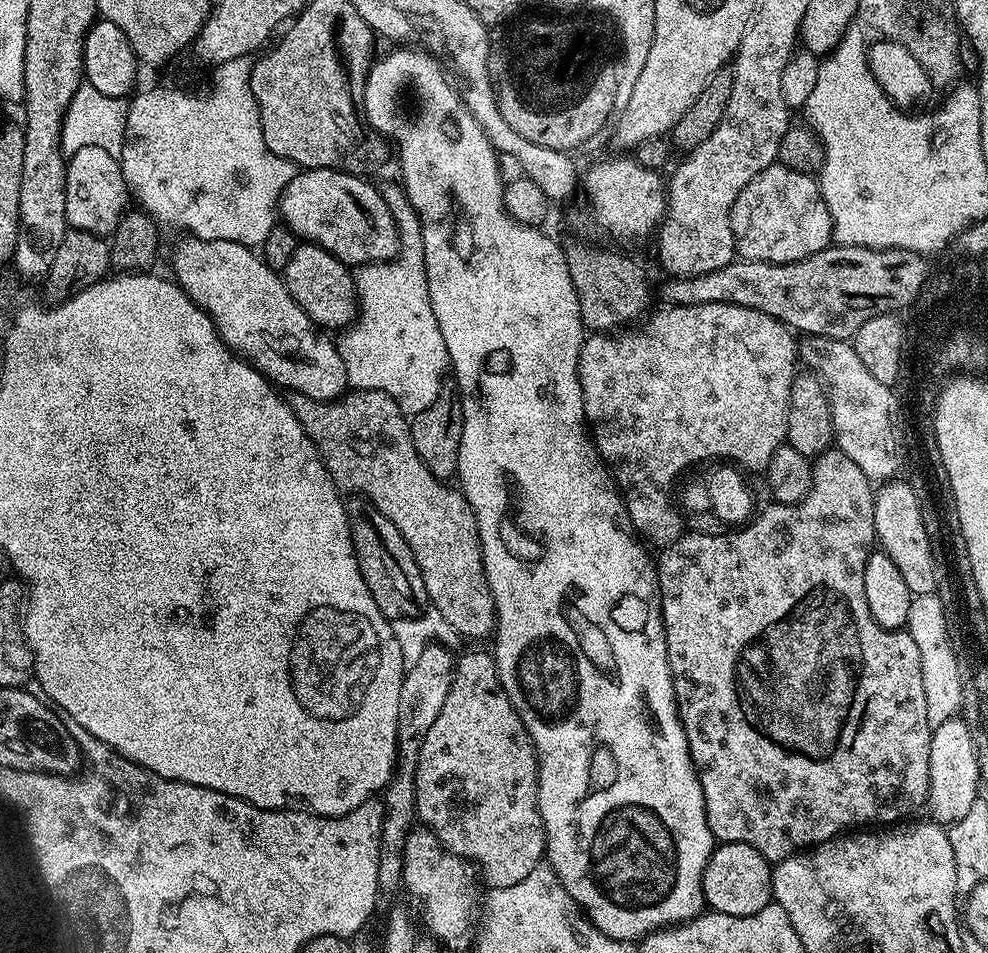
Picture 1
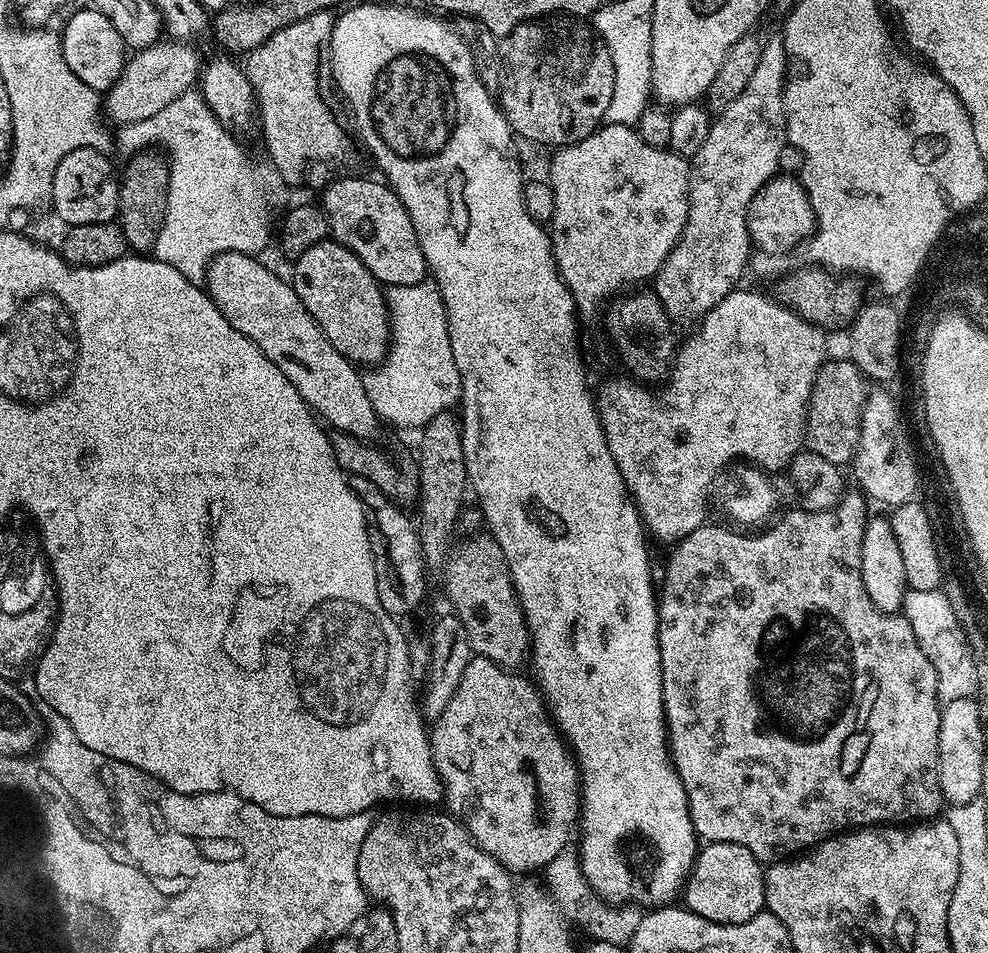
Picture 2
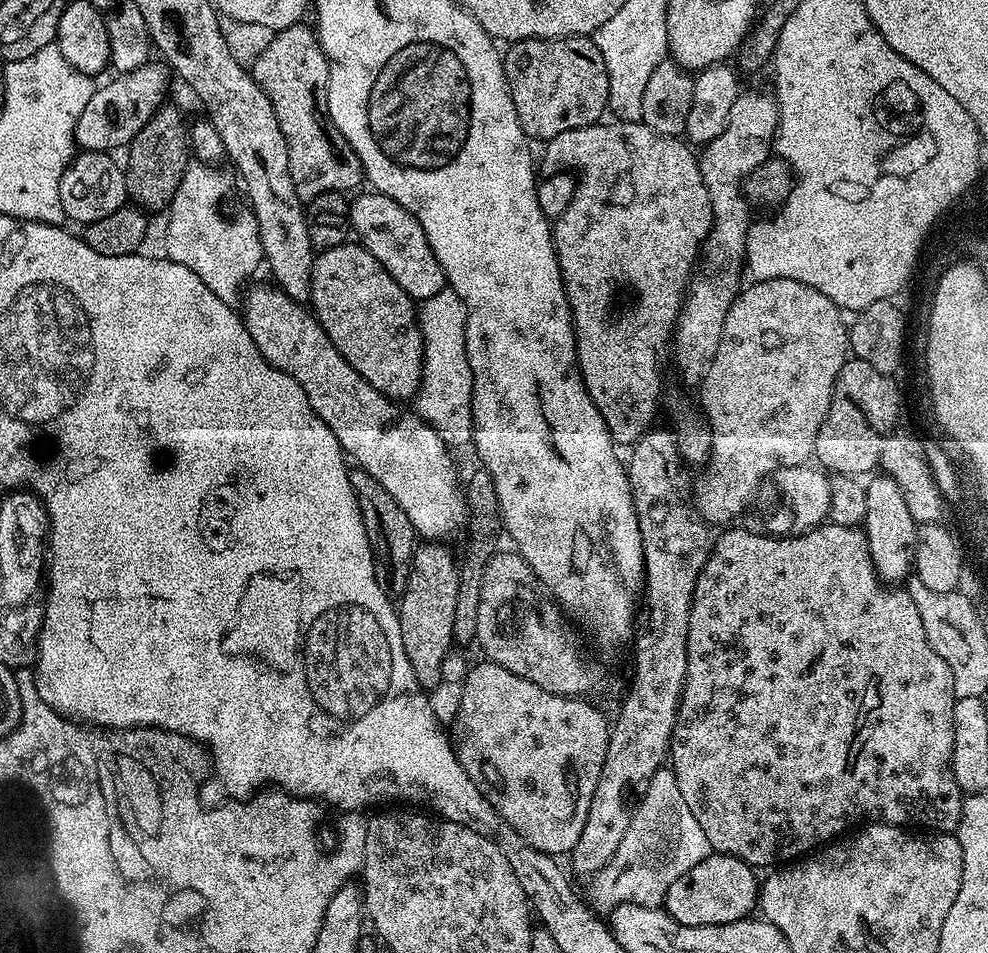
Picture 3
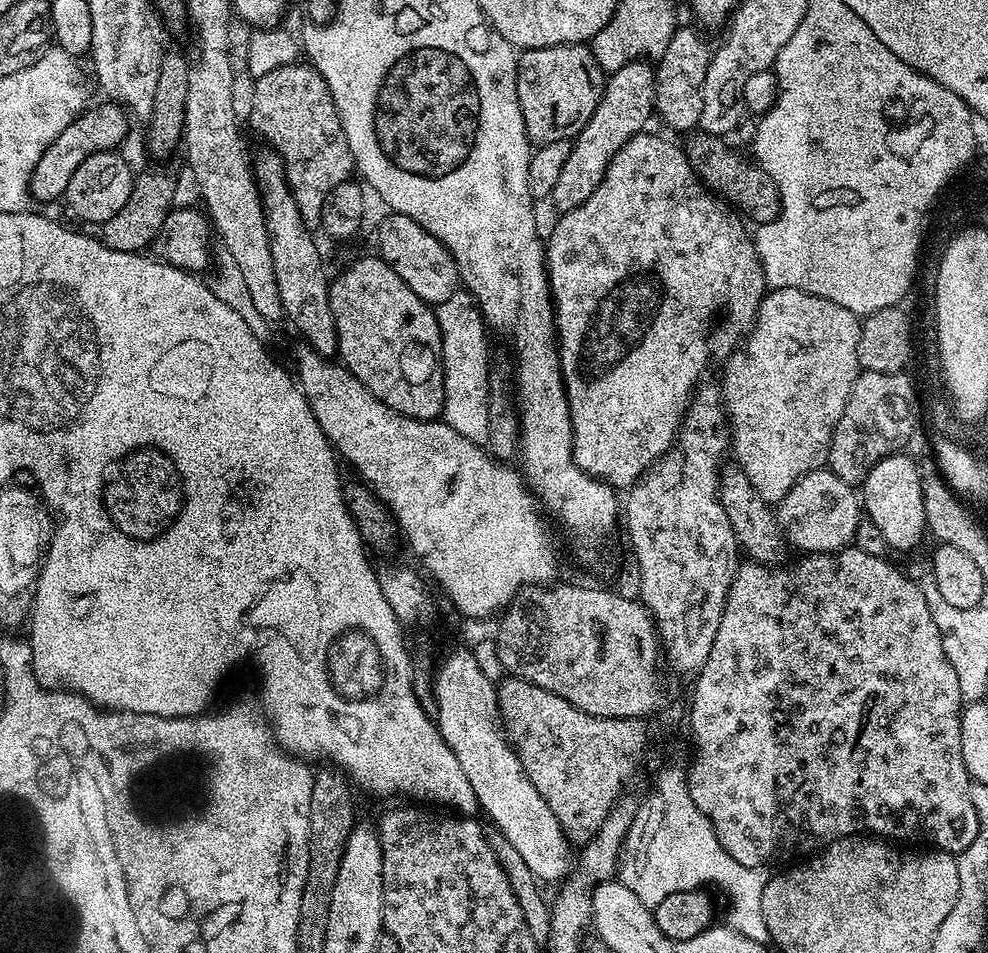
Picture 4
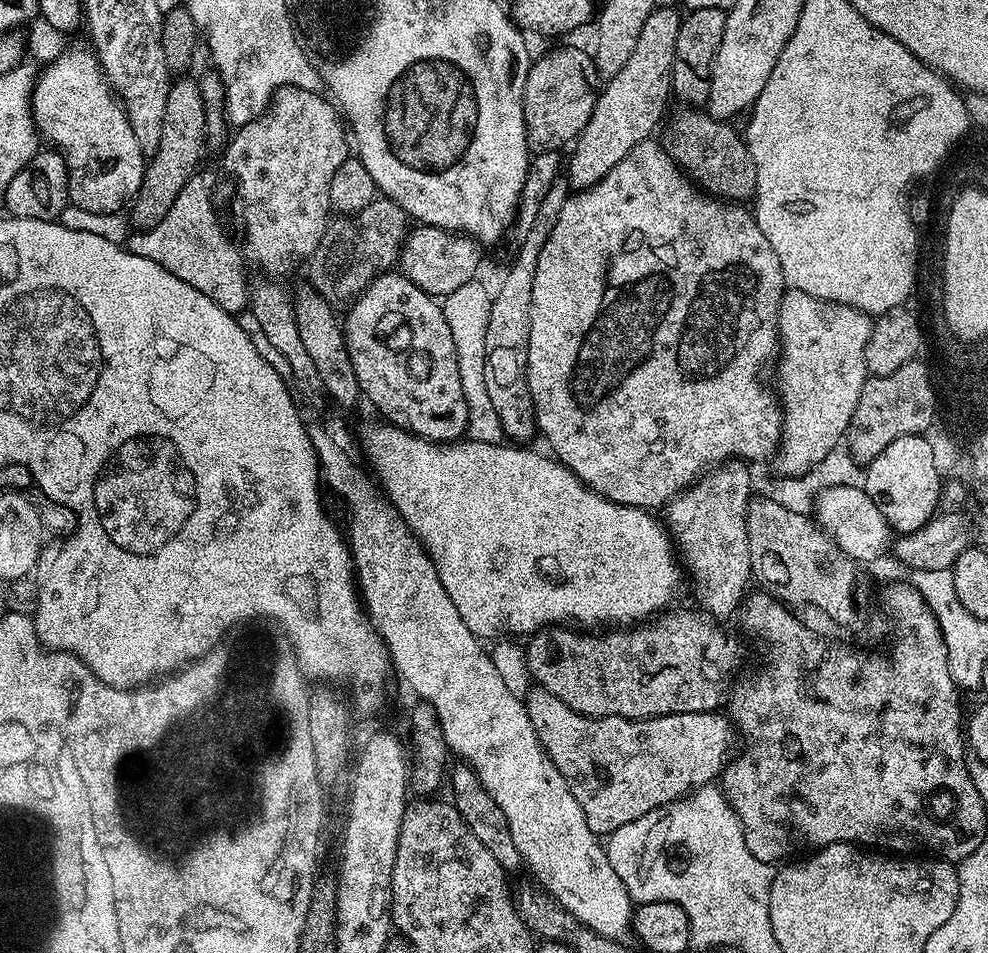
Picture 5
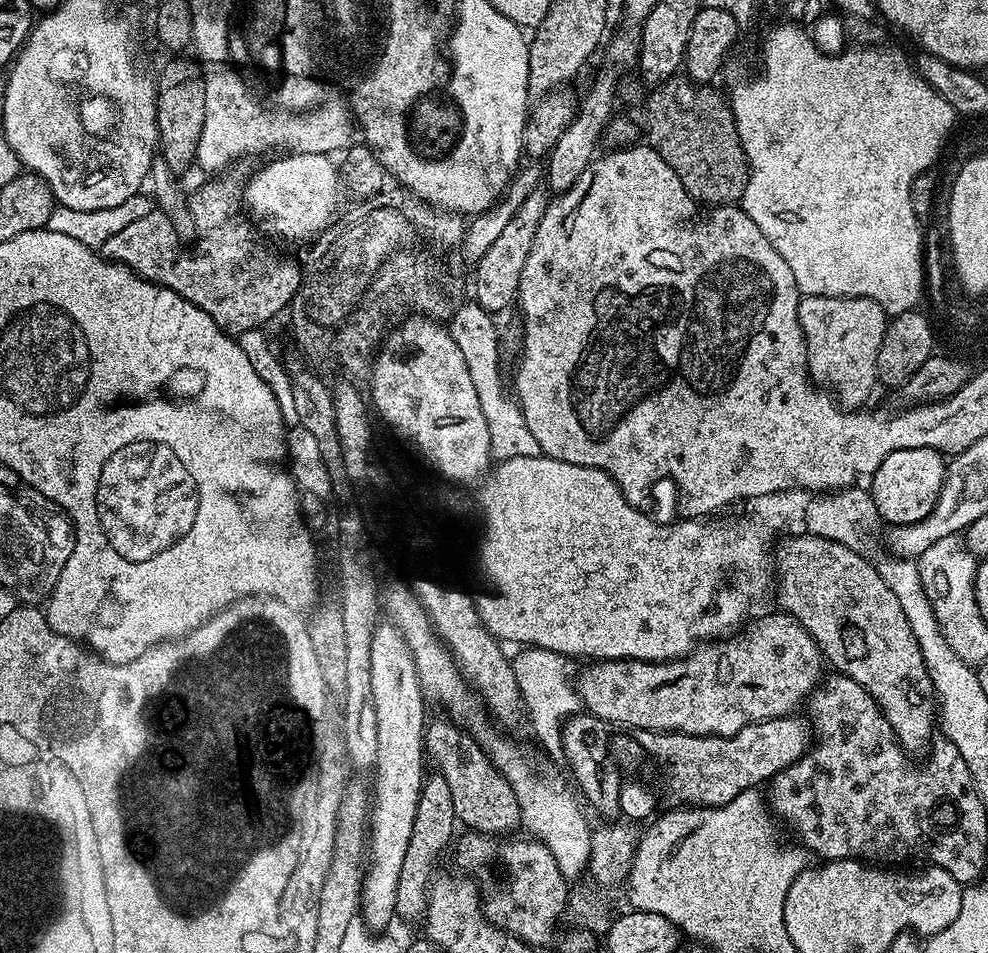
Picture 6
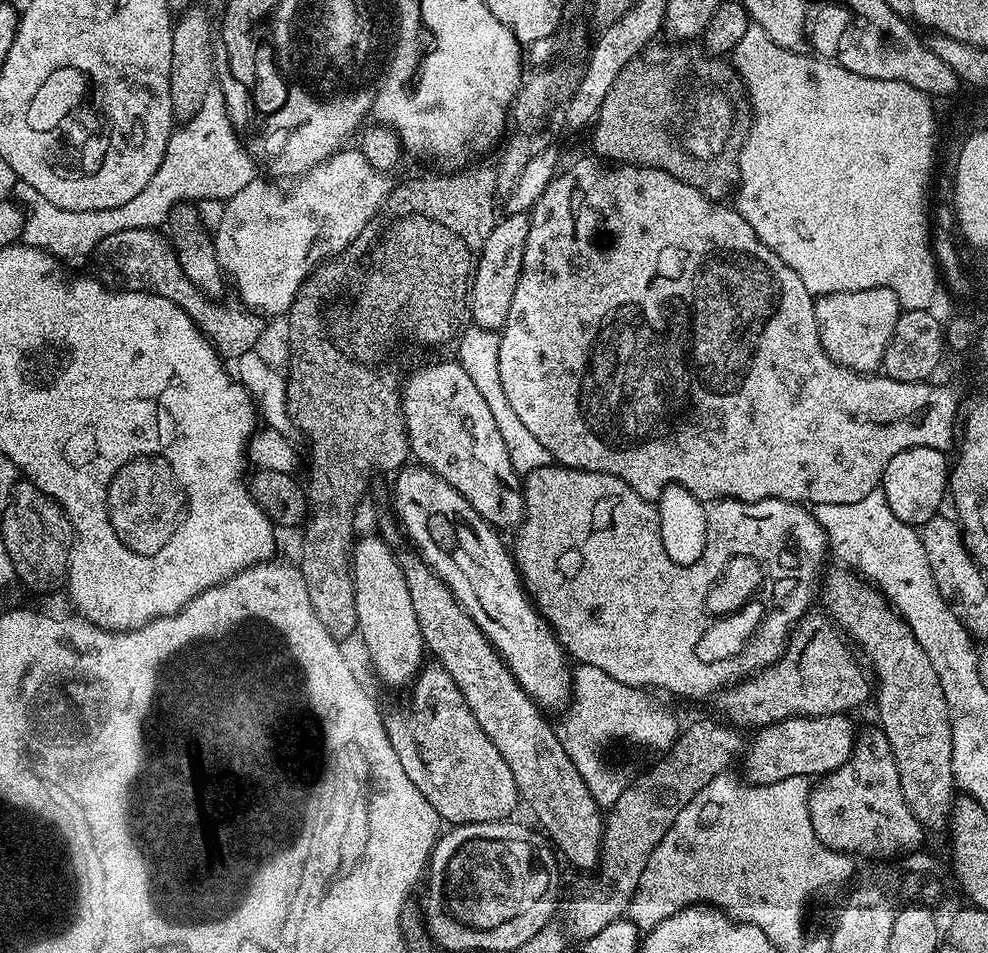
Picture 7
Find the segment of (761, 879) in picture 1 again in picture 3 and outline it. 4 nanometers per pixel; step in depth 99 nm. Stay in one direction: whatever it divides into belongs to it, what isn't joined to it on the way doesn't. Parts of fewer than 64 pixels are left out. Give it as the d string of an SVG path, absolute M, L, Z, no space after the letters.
M710 855L672 883L662 907L682 926L718 926L747 920L758 904L758 876L756 880L755 875L752 865L738 858Z

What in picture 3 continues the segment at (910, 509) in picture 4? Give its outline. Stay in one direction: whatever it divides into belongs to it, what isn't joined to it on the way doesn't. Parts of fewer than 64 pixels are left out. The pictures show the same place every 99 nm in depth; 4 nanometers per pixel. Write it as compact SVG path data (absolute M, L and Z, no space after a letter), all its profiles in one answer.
M880 474L877 480L867 481L864 493L866 494L866 518L862 525L864 537L868 539L870 558L874 562L877 576L885 582L891 580L909 579L913 571L912 549L916 540L918 525L916 520L906 510L906 500L902 492L891 479Z

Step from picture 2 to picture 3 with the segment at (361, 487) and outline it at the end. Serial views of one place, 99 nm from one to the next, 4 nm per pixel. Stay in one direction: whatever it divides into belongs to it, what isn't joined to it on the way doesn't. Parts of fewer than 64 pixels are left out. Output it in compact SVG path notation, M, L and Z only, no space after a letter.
M353 467L348 477L360 507L362 522L366 526L366 538L370 542L378 586L390 586L394 582L399 597L406 590L406 582L410 578L412 569L412 554L418 547L414 526L410 518L406 518L406 510L402 510L402 506L398 506L398 502L394 502L394 498L390 498L390 494L386 494L386 490L382 490L382 486L374 482L374 478L370 478L370 474Z

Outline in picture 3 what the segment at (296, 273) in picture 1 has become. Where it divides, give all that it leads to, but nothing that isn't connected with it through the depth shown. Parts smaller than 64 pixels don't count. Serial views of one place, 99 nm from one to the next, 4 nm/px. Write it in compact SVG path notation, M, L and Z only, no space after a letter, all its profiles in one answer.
M345 242L323 249L313 259L308 300L312 315L334 342L340 357L350 362L374 390L393 402L415 397L424 367L417 305L363 244Z

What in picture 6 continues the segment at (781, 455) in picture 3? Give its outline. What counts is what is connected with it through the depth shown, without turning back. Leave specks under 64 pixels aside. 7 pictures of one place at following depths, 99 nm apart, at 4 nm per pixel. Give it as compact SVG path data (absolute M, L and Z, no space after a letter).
M801 295L798 322L808 347L808 374L819 387L835 393L845 409L863 409L872 387L877 387L878 346L882 346L889 319L889 313L870 298Z

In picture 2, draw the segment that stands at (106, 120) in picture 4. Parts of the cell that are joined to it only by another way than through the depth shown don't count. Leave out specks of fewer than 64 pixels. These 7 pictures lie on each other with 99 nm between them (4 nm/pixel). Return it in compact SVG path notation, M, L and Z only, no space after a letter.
M157 42L149 46L133 51L127 57L124 65L124 72L114 82L114 86L109 88L102 100L102 112L109 121L113 120L113 125L119 126L130 122L142 122L142 118L150 118L150 114L158 114L158 110L163 110L174 102L182 93L189 91L199 81L202 71L202 59L195 52L195 47L189 46L184 42Z

